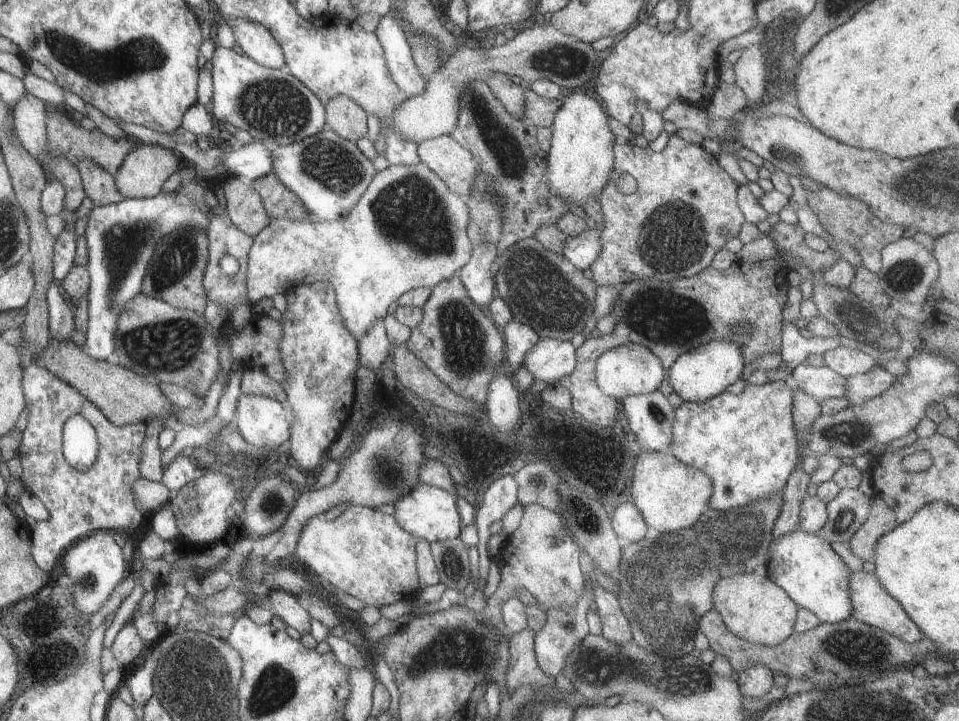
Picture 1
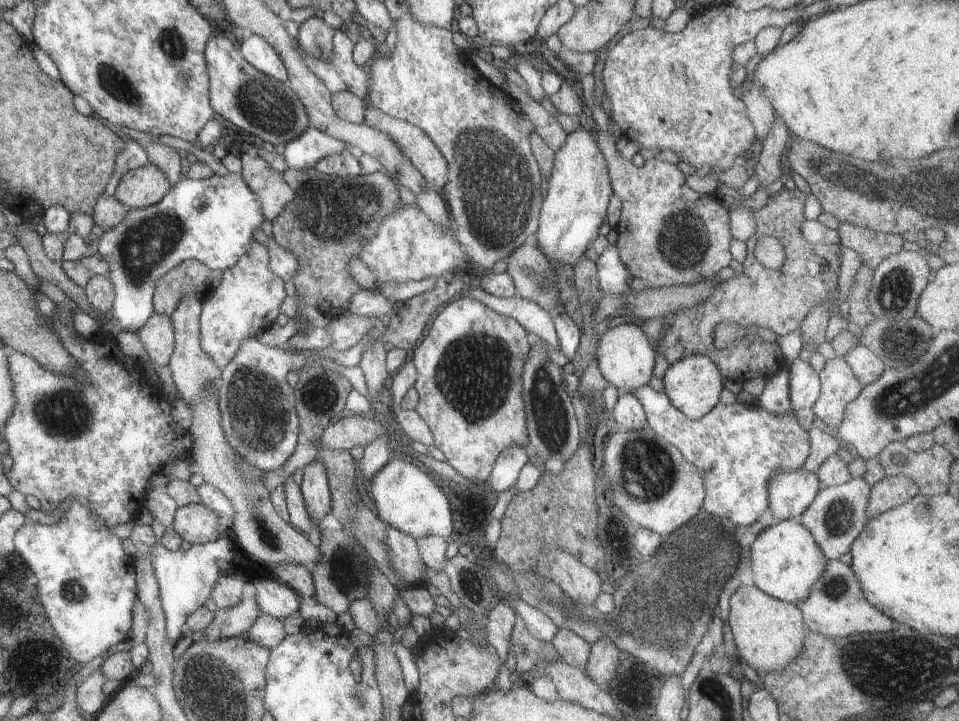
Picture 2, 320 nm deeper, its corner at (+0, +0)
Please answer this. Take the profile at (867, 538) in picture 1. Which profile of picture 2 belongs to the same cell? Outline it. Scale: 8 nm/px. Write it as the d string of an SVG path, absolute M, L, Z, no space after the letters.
M905 474L890 475L871 486L867 515L874 518L887 510L907 503L920 494L919 486Z

